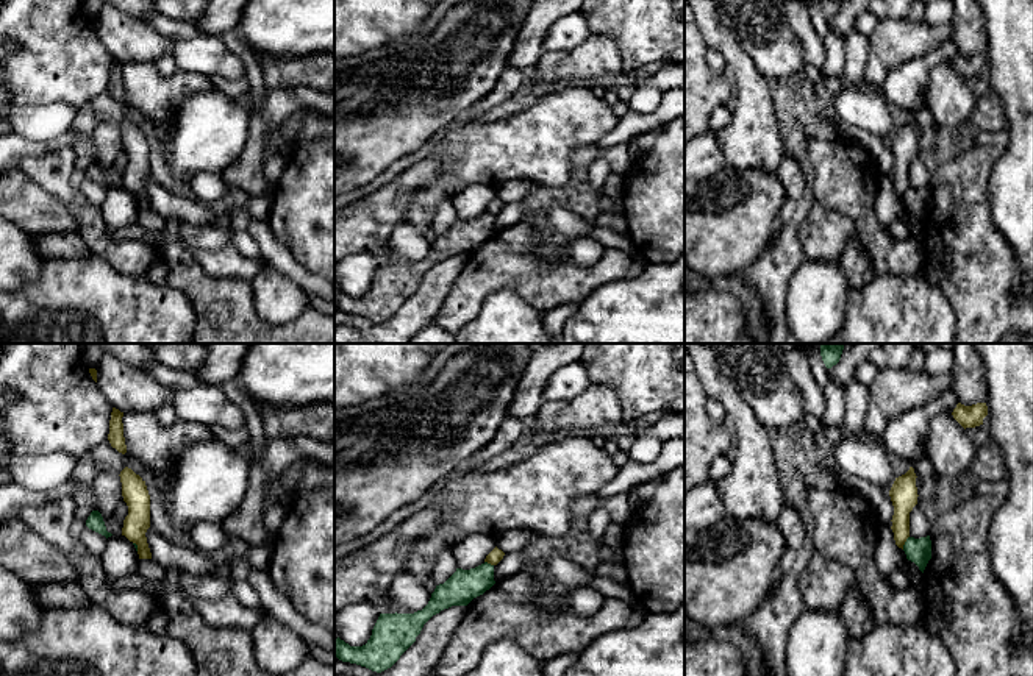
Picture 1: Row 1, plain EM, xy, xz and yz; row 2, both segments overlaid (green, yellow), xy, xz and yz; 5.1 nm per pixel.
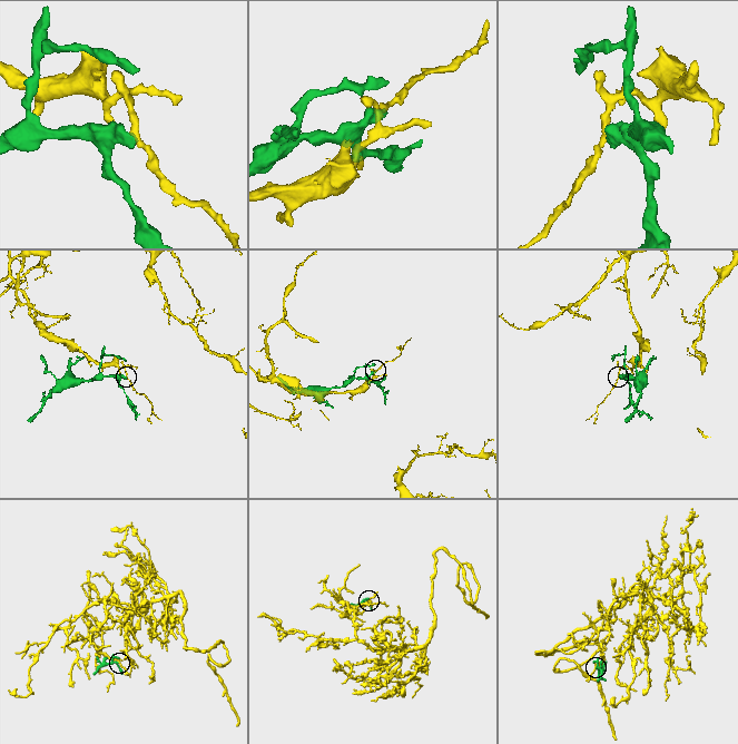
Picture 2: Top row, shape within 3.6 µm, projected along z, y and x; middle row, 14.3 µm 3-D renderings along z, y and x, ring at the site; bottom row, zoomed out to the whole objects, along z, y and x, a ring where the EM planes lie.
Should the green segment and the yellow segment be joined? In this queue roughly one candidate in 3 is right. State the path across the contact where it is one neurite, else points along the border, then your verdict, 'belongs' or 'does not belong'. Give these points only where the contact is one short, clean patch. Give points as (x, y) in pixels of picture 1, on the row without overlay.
border along yz (908, 186), (902, 199); does not belong

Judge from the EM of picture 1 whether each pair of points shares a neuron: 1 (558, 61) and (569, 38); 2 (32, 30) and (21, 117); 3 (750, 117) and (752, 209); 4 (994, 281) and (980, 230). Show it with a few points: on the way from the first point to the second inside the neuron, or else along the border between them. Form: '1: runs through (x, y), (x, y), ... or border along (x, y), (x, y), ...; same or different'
1: border along (591, 33), (571, 49), (544, 52); different
2: border along (58, 100), (16, 105); different
3: border along (724, 166), (764, 167), (774, 172); different
4: runs through (982, 269), (980, 242); same

